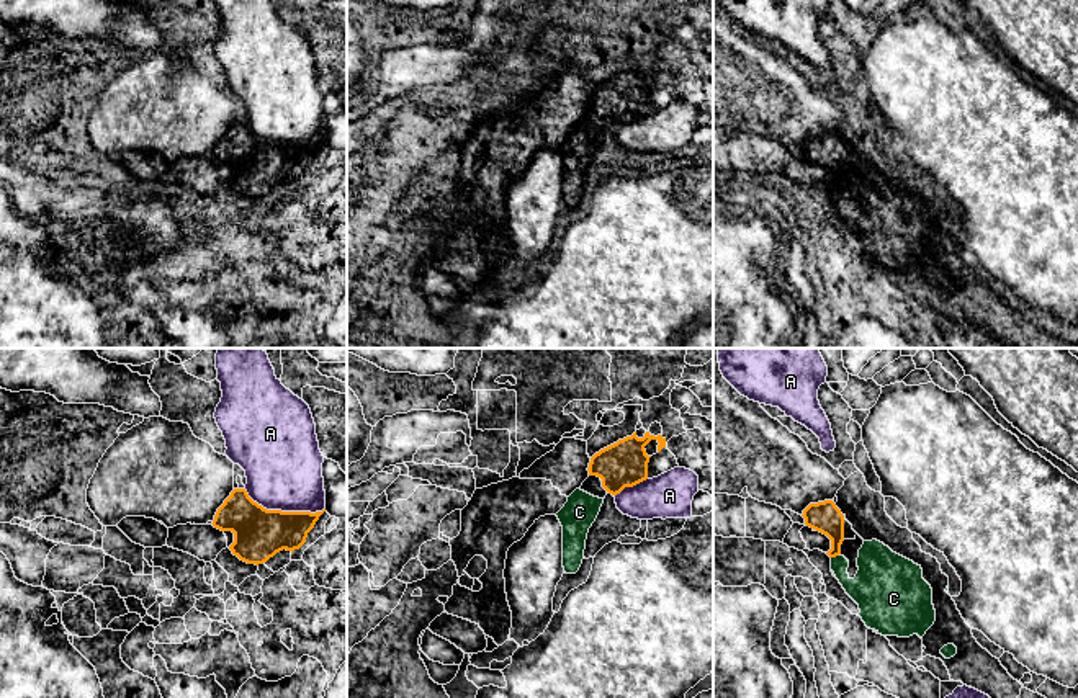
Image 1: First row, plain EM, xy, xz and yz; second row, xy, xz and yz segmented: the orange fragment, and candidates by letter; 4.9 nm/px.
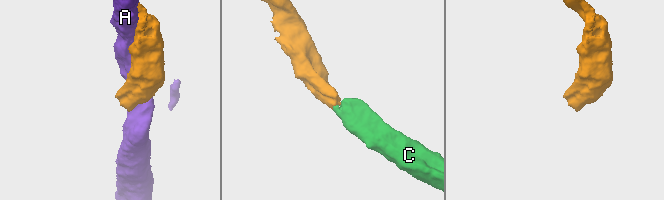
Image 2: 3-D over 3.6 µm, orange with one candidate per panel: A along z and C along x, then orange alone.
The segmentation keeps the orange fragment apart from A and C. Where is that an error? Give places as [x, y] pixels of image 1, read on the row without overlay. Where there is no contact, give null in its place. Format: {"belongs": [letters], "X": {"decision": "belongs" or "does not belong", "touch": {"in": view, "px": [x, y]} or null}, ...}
{"belongs": ["C"], "A": {"decision": "does not belong", "touch": {"in": "xy", "px": [283, 146]}}, "C": {"decision": "belongs", "touch": {"in": "yz", "px": [835, 190]}}}

